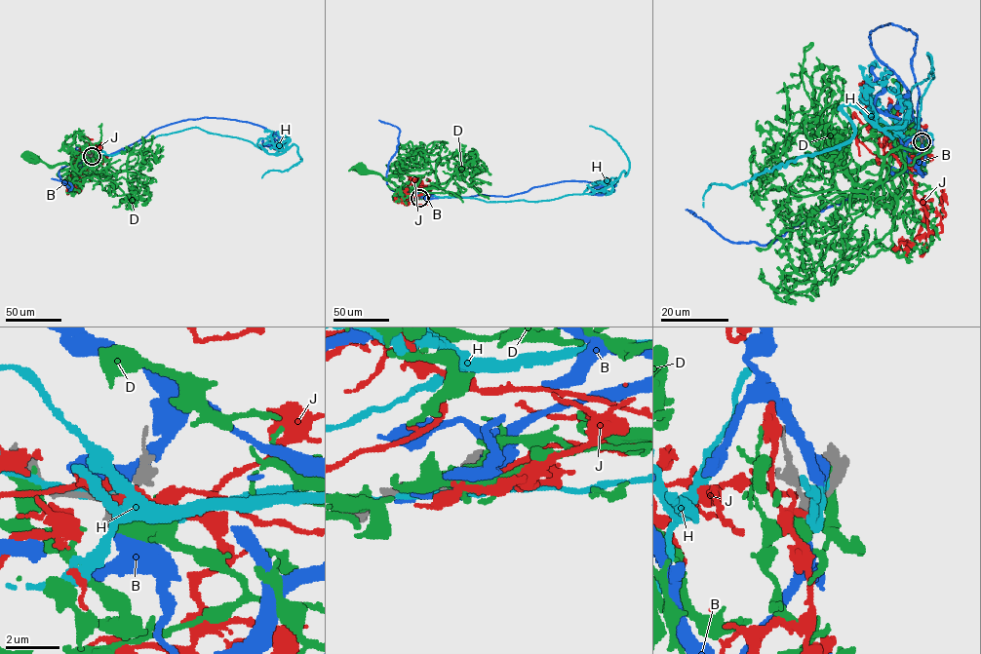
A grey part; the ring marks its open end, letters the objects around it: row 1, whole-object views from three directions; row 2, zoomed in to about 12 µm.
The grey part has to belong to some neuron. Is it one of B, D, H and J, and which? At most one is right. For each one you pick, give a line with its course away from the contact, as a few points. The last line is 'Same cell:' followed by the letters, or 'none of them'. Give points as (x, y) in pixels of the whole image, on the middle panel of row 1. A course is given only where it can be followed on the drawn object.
J: Its course: (419, 198), (424, 194), (410, 195), (401, 201), (406, 205), (427, 204)
Same cell: J

